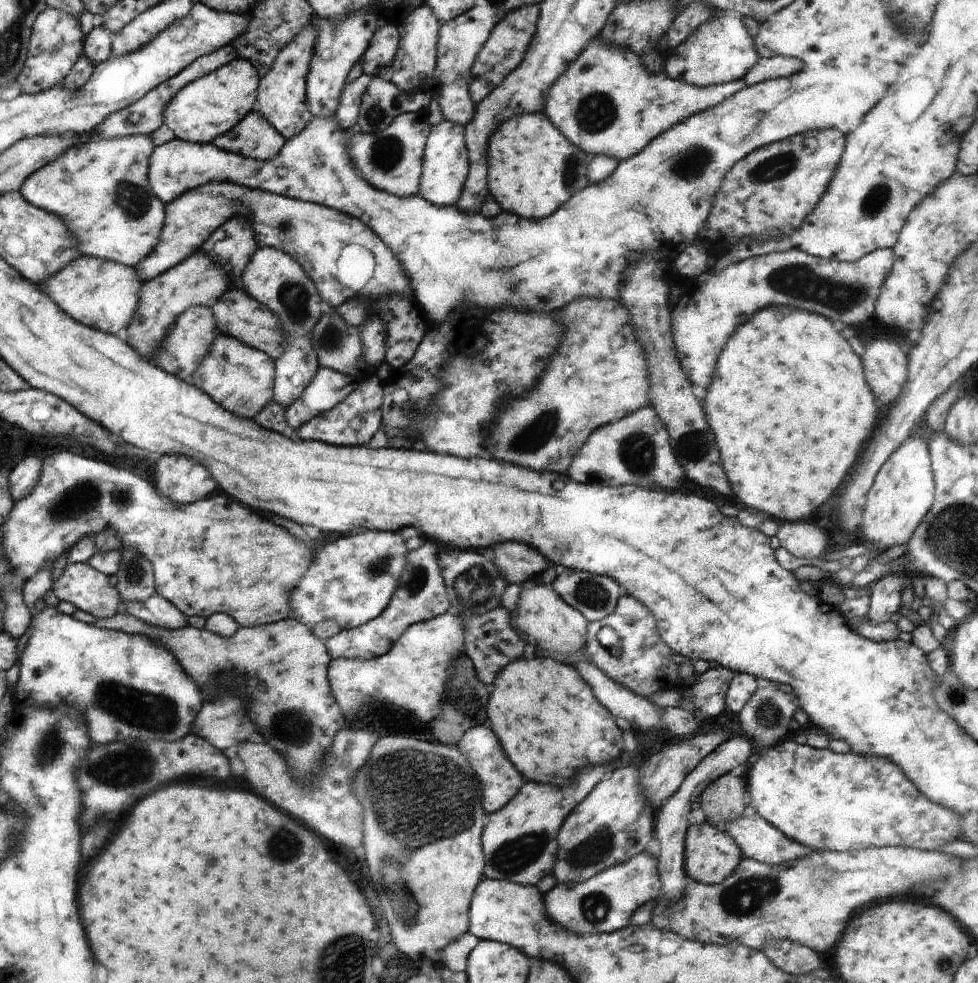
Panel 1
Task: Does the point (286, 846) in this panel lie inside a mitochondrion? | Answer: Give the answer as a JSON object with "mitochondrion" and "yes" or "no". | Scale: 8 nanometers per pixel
{"mitochondrion":"yes"}

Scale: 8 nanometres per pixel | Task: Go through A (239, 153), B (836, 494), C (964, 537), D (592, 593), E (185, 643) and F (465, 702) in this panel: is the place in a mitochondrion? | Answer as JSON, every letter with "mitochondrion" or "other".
{"A":"other","B":"other","C":"mitochondrion","D":"mitochondrion","E":"other","F":"mitochondrion"}

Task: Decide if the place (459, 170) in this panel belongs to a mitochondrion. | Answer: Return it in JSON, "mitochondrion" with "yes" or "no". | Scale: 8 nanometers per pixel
{"mitochondrion":"no"}

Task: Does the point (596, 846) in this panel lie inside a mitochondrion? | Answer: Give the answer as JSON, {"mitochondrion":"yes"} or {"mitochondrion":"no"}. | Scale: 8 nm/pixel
{"mitochondrion":"yes"}

